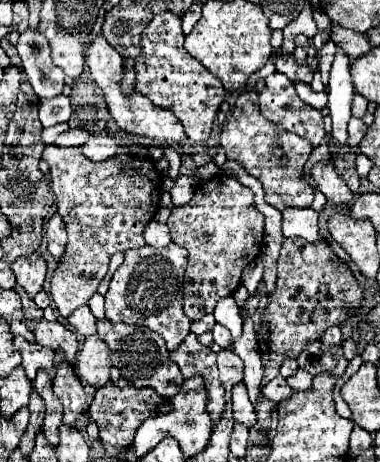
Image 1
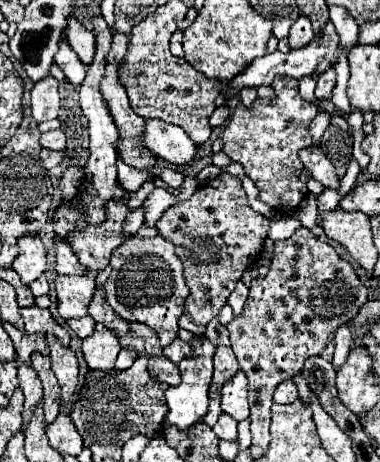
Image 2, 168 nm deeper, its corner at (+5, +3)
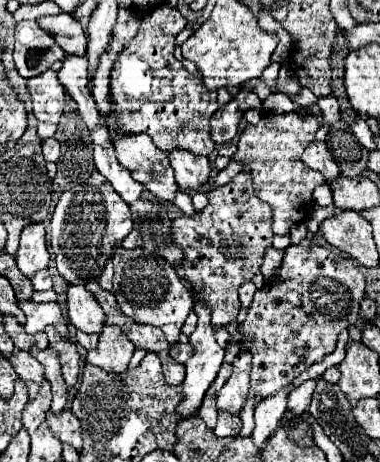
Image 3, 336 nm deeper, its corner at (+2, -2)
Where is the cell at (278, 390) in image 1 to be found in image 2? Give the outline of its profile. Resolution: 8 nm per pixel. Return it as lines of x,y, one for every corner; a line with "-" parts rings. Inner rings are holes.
292,380
280,382
274,390
274,402
278,402
278,404
290,404
296,398
298,398
298,390
296,390
296,384

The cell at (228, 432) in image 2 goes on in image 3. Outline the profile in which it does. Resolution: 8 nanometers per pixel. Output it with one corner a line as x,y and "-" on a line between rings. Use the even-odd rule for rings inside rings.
219,411
219,419
217,419
217,425
213,431
217,437
233,437
241,431
241,419
237,415
229,415
225,411

